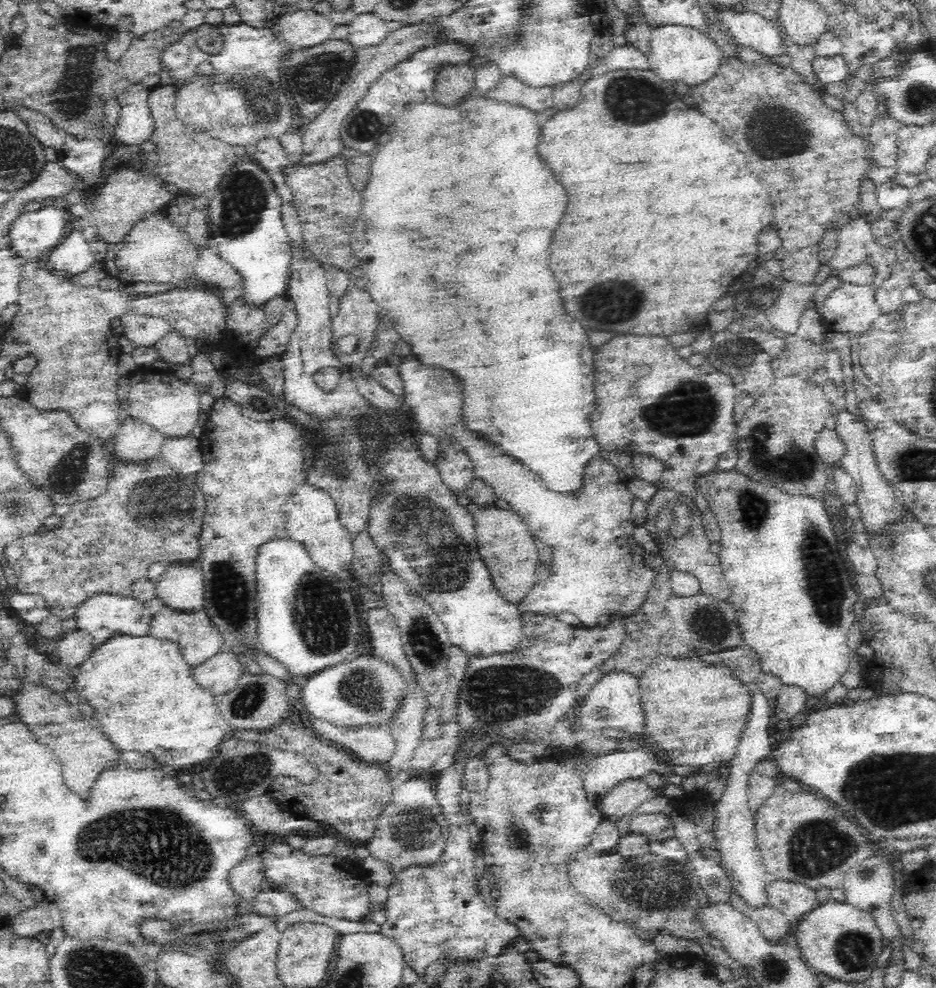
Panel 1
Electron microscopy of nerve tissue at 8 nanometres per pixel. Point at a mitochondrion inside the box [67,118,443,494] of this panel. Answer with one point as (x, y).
(243, 198)

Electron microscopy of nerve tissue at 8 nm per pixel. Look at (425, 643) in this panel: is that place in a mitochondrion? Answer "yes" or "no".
yes

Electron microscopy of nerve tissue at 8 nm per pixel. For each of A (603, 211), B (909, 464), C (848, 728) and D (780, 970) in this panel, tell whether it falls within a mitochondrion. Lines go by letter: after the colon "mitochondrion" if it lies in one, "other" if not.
A: other
B: mitochondrion
C: other
D: mitochondrion

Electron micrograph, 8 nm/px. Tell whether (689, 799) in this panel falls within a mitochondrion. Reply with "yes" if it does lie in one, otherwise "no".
no

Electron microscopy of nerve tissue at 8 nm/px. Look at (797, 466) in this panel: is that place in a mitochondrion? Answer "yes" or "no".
yes

